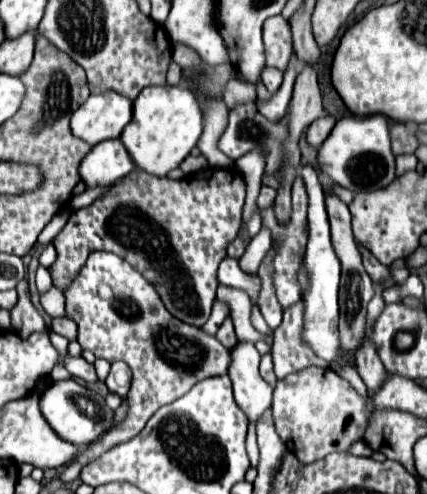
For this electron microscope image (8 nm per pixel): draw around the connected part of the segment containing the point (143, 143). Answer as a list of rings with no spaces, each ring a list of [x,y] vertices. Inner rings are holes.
[[[148,86],[132,106],[132,120],[122,130],[120,140],[130,152],[132,162],[154,176],[164,178],[190,154],[202,134],[202,112],[194,94],[184,86]]]

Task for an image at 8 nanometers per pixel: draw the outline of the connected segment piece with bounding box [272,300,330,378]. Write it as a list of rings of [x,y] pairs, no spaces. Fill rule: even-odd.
[[[298,300],[296,304],[284,308],[284,320],[274,330],[272,358],[278,378],[284,378],[308,366],[328,368],[330,364],[318,358],[312,352],[312,348],[302,340],[302,328],[304,328],[304,300]]]

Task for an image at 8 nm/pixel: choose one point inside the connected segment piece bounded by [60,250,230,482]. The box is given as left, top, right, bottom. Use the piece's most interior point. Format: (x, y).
(120, 316)

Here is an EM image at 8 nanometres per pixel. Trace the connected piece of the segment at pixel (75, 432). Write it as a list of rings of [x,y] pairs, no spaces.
[[[58,380],[52,382],[40,396],[40,412],[50,424],[50,428],[66,442],[72,442],[74,446],[88,444],[94,438],[100,436],[110,424],[108,416],[110,410],[104,406],[104,398],[100,394],[92,394],[86,386],[80,386],[76,380]]]

